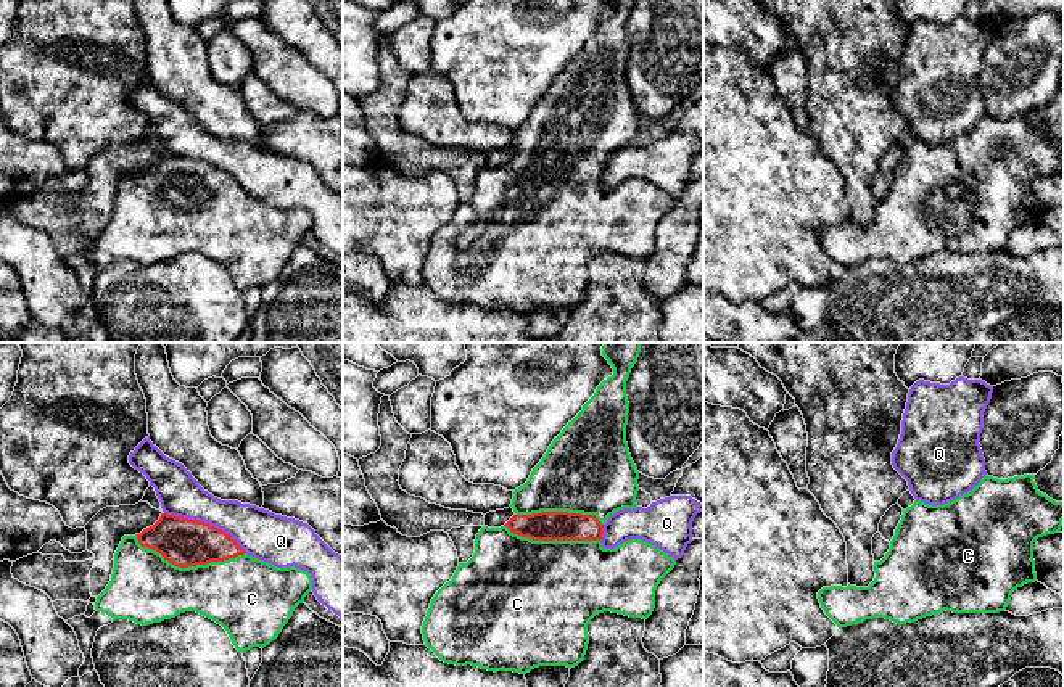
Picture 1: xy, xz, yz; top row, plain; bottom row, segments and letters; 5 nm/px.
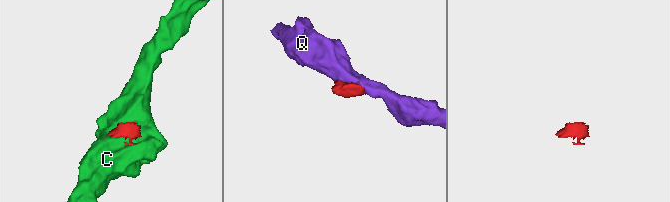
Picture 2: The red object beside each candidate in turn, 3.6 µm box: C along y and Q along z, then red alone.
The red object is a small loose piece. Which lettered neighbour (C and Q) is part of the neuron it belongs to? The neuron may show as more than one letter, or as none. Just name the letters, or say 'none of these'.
C

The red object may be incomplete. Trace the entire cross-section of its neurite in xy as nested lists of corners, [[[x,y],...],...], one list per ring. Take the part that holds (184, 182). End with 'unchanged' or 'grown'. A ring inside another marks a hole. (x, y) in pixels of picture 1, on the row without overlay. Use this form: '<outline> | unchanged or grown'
[[[161,153],[153,166],[122,177],[111,220],[97,237],[95,249],[113,261],[129,259],[142,265],[196,251],[221,264],[235,288],[245,293],[275,280],[311,230],[307,211],[253,198],[230,174],[209,162]]] | grown

